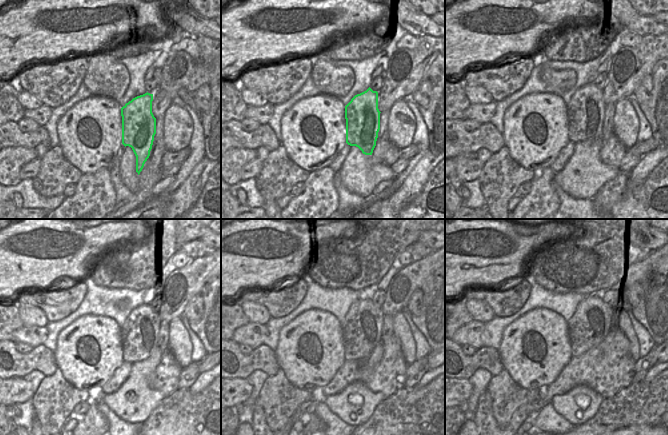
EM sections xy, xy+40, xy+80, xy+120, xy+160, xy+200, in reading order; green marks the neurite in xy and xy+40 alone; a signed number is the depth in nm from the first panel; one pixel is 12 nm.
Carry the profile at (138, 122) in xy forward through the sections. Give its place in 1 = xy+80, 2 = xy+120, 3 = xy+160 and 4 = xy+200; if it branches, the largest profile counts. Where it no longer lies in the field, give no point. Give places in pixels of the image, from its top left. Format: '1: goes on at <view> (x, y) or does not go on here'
1: goes on at xy+80 (586, 110)
2: goes on at xy+120 (139, 334)
3: goes on at xy+160 (362, 329)
4: goes on at xy+200 (590, 323)

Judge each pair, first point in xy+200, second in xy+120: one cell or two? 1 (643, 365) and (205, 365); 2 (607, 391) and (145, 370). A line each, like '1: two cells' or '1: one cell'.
1: two cells
2: two cells

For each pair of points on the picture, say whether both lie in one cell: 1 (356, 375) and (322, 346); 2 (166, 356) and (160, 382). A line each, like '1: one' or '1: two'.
1: two
2: one

